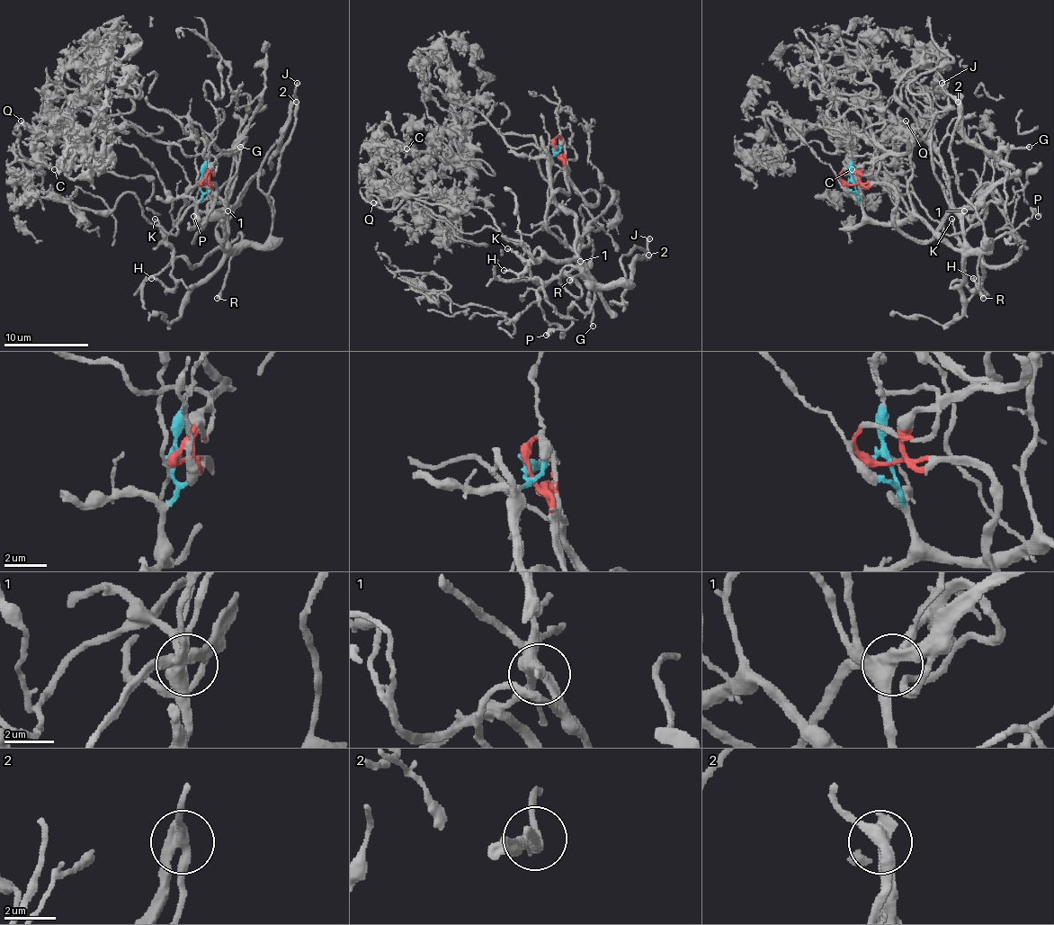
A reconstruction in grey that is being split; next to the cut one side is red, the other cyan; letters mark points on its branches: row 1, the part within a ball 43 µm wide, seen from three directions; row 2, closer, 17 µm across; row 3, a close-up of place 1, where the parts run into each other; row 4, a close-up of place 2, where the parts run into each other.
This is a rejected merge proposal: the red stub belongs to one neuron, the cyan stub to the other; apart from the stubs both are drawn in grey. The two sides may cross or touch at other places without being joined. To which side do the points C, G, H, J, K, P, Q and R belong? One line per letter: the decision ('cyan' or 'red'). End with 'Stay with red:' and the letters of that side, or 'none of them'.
C: red
G: cyan
H: cyan
J: cyan
K: cyan
P: cyan
Q: red
R: cyan
Stay with red: C, Q

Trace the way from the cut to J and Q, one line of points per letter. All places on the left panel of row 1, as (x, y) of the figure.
J: (200, 182), (196, 220), (221, 218), (224, 247), (263, 244), (272, 218), (268, 193), (296, 121), (298, 83)
Q: (200, 184), (213, 157), (126, 125), (80, 131), (69, 139), (84, 153), (69, 125), (41, 138), (21, 121)

